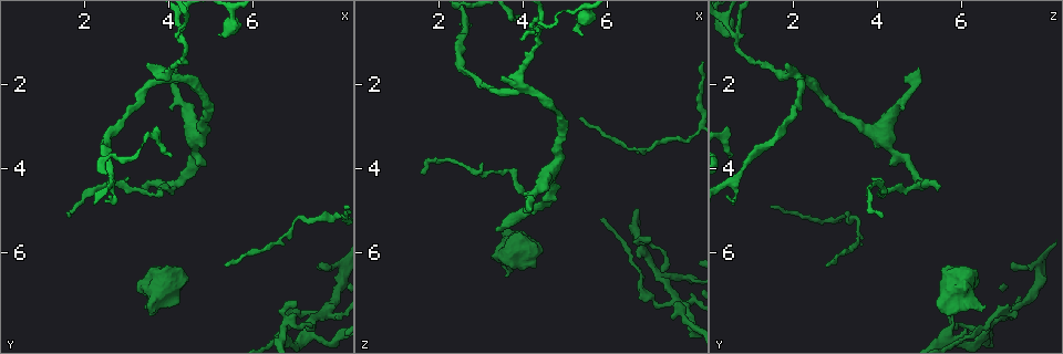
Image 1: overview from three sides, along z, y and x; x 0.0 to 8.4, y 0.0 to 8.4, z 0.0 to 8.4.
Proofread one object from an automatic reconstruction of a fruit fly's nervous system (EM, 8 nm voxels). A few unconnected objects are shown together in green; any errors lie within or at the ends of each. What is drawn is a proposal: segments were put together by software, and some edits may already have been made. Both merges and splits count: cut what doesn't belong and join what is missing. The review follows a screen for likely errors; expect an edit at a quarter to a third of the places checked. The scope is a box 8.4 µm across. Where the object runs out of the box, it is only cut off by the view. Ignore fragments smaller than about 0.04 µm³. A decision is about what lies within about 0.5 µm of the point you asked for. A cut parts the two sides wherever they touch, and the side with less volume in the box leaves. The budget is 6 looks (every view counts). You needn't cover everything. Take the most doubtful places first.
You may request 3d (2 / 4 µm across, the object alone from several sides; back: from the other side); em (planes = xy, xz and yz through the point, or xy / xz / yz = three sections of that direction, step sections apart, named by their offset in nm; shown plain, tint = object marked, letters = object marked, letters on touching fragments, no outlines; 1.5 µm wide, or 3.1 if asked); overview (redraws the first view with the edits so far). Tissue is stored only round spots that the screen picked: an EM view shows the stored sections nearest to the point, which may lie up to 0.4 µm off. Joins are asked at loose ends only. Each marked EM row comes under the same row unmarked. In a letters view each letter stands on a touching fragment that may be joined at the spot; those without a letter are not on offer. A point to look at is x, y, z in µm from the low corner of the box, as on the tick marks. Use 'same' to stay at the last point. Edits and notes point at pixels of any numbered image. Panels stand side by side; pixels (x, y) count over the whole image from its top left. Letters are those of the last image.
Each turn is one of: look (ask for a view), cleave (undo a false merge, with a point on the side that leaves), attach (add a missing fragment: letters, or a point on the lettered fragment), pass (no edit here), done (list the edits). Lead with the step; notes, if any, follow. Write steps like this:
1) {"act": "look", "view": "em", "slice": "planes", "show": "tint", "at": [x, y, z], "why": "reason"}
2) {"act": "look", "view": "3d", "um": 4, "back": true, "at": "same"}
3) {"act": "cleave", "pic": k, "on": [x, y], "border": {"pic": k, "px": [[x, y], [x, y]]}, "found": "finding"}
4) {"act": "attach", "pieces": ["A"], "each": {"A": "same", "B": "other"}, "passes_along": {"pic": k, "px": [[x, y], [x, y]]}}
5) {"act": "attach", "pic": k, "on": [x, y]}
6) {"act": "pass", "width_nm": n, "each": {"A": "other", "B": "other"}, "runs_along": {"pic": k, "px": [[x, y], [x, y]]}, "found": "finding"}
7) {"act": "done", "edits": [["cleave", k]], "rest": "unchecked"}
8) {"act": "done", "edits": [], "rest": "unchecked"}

{"act": "look", "view": "3d", "um": 2, "at": [3.35, 4.40, 5.55]}

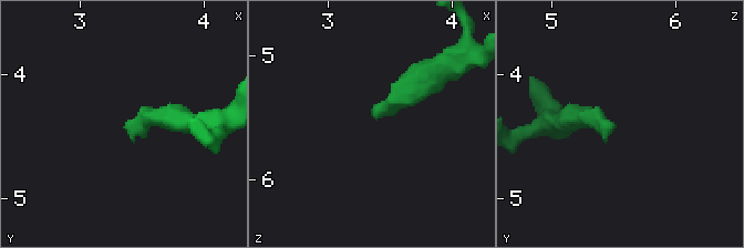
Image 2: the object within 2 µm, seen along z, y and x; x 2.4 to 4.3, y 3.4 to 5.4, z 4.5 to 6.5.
{"act": "look", "view": "em", "slice": "xz", "step": 4, "show": "letters", "at": [3.38, 4.38, 5.48]}

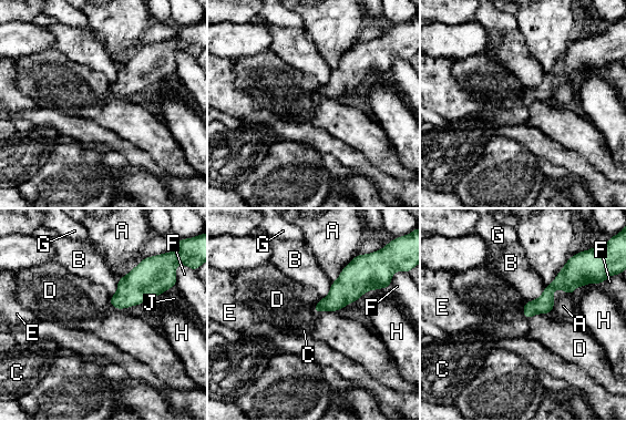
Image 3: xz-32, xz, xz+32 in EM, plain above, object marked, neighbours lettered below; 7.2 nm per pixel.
{"act": "look", "view": "em", "slice": "planes", "show": "letters", "at": "same", "why": "cut it another way"}

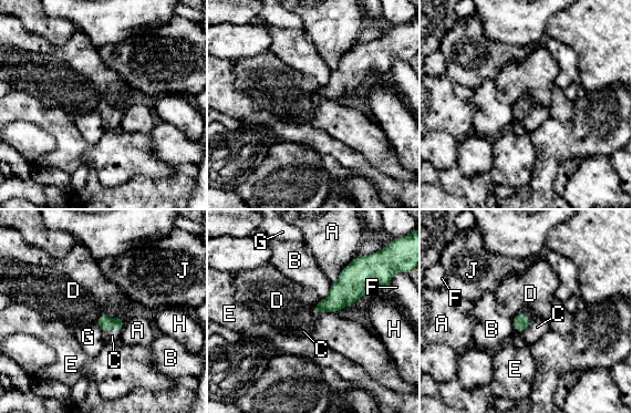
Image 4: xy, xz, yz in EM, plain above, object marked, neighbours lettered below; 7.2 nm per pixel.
{"act": "attach", "pieces": ["C"], "longest_contact_nm": ["A", 260], "each": {"A": "other", "B": "other", "C": "same", "D": "other", "E": "other", "F": "other", "G": "other", "H": "other", "J": "other"}, "passes_along": {"pic": 4, "px": [[104, 322], [111, 327], [112, 336]]}, "found": "it goes on there"}

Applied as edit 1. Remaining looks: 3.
{"act": "look", "view": "overview"}

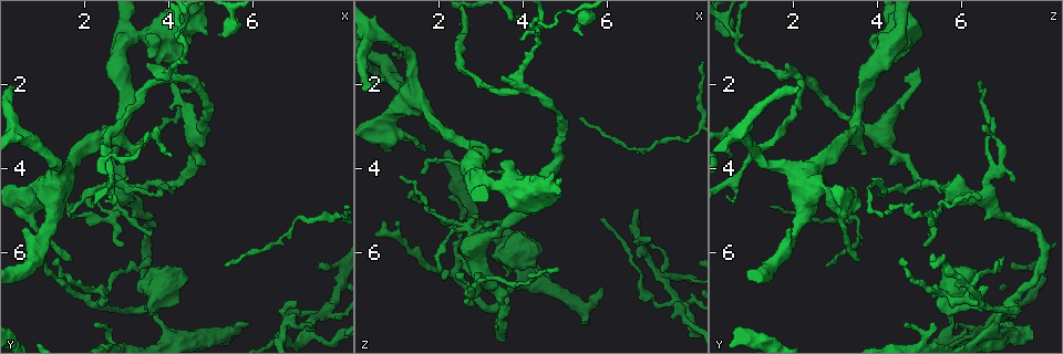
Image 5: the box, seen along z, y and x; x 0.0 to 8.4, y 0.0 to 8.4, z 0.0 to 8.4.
{"act": "look", "view": "em", "slice": "planes", "show": "letters", "at": [7.65, 7.40, 7.15], "why": "touches itself"}

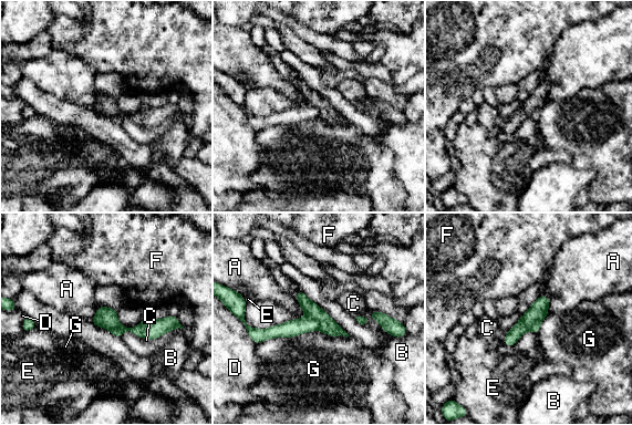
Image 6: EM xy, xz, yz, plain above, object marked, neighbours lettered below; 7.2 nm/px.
{"act": "cleave", "pic": 6, "on": [297, 327], "longest_contact_nm": ["G", 700], "each": {"A": "other", "B": "other", "C": "other", "D": "other", "E": "other", "F": "other", "G": "other"}, "found": "a second cell is stuck on"}

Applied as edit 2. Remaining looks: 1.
{"act": "done", "edits": [["attach", 4], ["cleave", 6]], "rest": "unchecked"}

